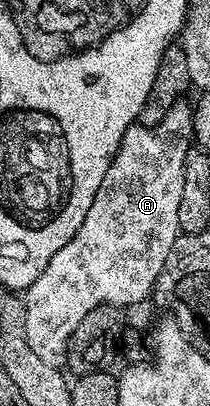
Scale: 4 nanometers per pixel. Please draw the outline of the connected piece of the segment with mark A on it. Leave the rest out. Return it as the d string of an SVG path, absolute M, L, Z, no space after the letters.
M180 100L157 126L151 128L135 124L124 132L124 140L120 140L120 148L114 154L108 172L104 172L104 180L100 180L96 200L92 200L92 208L88 208L84 224L80 224L76 236L68 240L68 244L64 244L52 260L48 260L48 268L44 268L44 272L40 272L40 276L36 276L34 283L25 290L24 328L28 328L28 344L40 360L59 368L65 367L66 346L70 343L72 332L76 332L76 324L80 324L92 308L131 308L149 294L151 297L164 268L164 260L168 260L168 252L172 252L172 244L176 244L180 233L180 195L184 189L184 160L192 149L193 115L191 103Z

